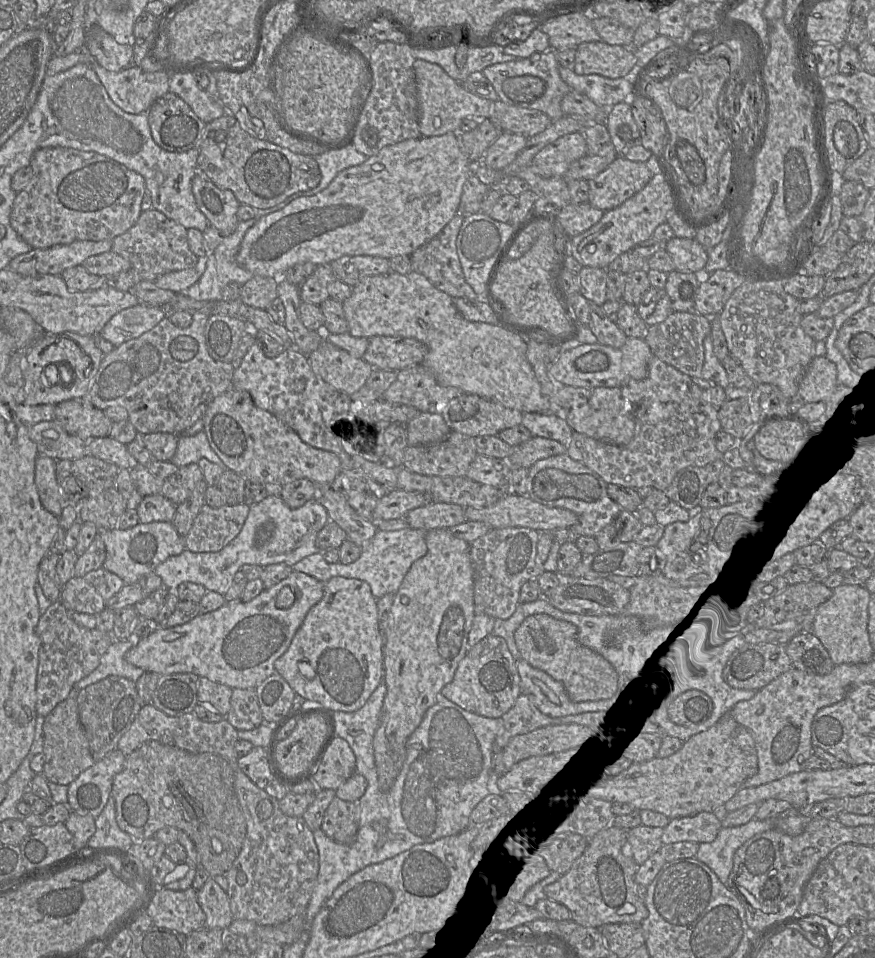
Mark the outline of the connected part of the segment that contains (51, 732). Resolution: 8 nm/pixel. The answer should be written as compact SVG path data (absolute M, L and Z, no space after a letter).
M73 688L68 697L58 703L44 718L44 767L42 774L48 781L56 784L69 785L80 773L92 766L95 762L79 718L77 707L78 692Z

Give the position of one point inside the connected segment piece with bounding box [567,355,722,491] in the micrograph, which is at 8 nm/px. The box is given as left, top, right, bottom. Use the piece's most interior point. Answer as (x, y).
(676, 428)

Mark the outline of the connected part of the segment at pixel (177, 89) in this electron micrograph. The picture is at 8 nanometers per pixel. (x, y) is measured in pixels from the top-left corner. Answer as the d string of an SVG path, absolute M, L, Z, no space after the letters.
M194 73L170 74L169 91L185 101L204 123L209 123L225 114L225 107L219 98L212 98L199 87Z

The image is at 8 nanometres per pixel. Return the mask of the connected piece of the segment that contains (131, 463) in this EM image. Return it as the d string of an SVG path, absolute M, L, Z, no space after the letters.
M109 436L90 439L86 443L86 454L111 462L120 469L131 470L138 465L127 446Z

